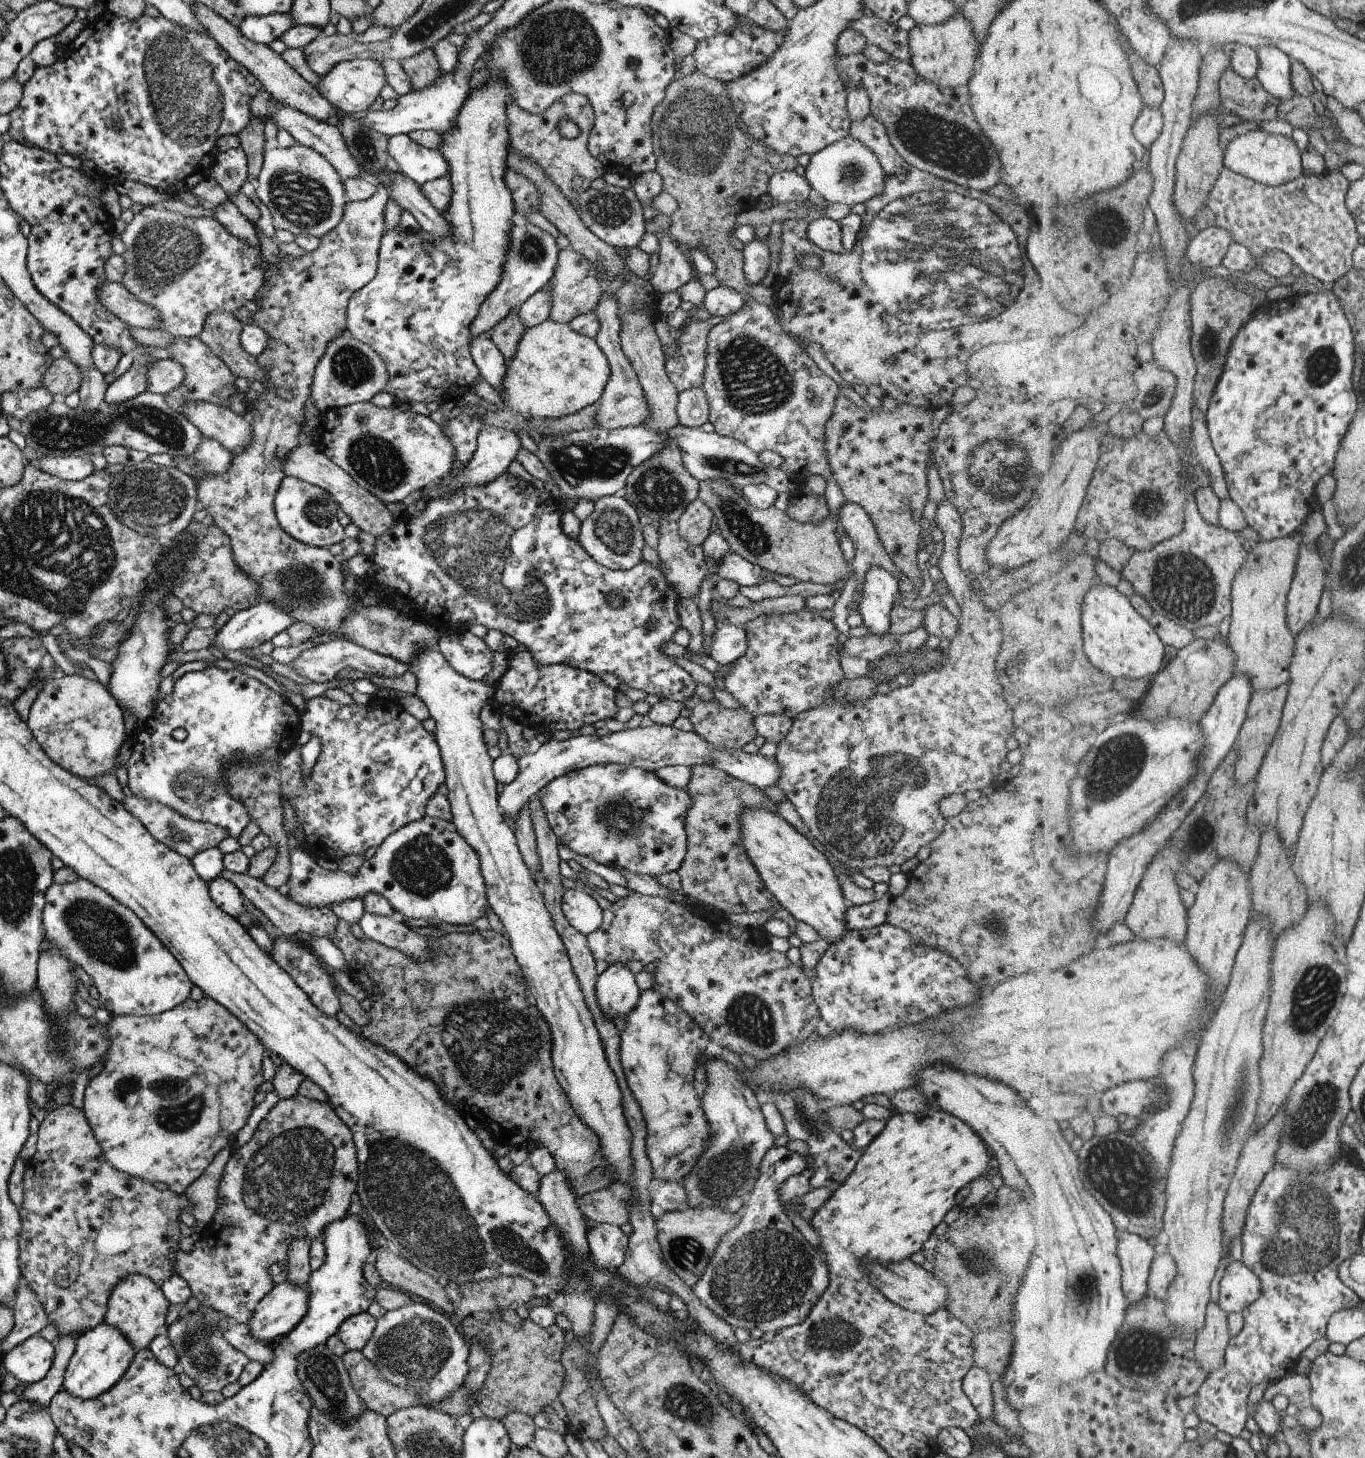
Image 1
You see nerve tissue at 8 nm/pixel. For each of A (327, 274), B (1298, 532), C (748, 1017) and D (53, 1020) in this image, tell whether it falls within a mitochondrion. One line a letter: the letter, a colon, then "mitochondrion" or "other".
A: other
B: other
C: mitochondrion
D: other

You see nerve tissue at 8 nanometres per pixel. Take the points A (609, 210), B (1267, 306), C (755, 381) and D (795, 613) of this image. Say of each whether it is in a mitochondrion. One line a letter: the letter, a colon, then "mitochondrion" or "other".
A: mitochondrion
B: other
C: mitochondrion
D: other

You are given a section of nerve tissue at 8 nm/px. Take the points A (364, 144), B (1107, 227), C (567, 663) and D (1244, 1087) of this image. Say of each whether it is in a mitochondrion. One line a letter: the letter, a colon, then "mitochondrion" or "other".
A: mitochondrion
B: mitochondrion
C: other
D: mitochondrion

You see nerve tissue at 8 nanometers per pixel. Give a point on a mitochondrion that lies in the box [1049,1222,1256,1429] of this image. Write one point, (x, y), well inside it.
(1141, 1353)

